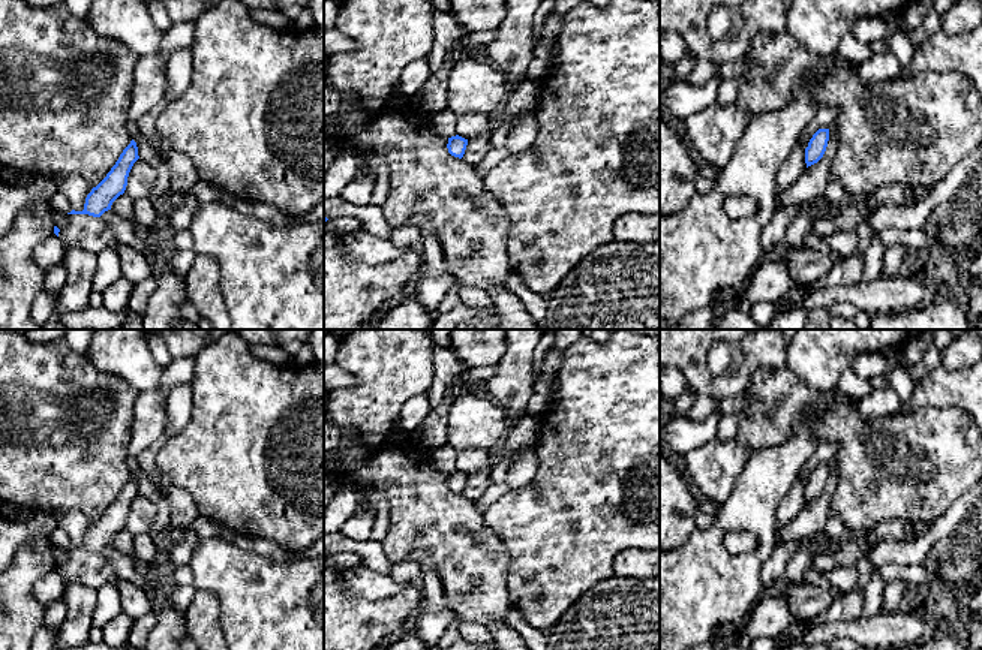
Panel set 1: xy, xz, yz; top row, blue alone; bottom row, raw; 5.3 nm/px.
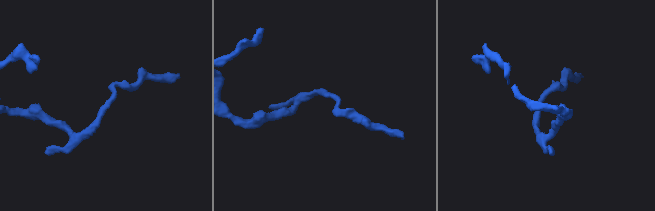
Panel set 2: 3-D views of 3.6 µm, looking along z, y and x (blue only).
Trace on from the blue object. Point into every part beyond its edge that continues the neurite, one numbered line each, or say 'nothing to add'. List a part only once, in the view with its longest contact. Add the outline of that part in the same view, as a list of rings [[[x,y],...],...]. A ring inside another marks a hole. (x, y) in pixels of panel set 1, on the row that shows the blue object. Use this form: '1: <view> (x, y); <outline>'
nothing to add

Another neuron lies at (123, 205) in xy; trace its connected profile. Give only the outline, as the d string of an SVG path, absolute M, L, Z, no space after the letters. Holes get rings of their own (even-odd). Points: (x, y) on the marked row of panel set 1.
M120 195L111 205L111 211L123 219L133 219L133 201L127 195Z

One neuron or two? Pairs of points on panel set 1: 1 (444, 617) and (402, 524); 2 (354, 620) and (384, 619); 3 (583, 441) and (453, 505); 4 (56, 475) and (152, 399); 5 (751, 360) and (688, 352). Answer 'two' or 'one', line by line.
1: two
2: one
3: two
4: two
5: one

